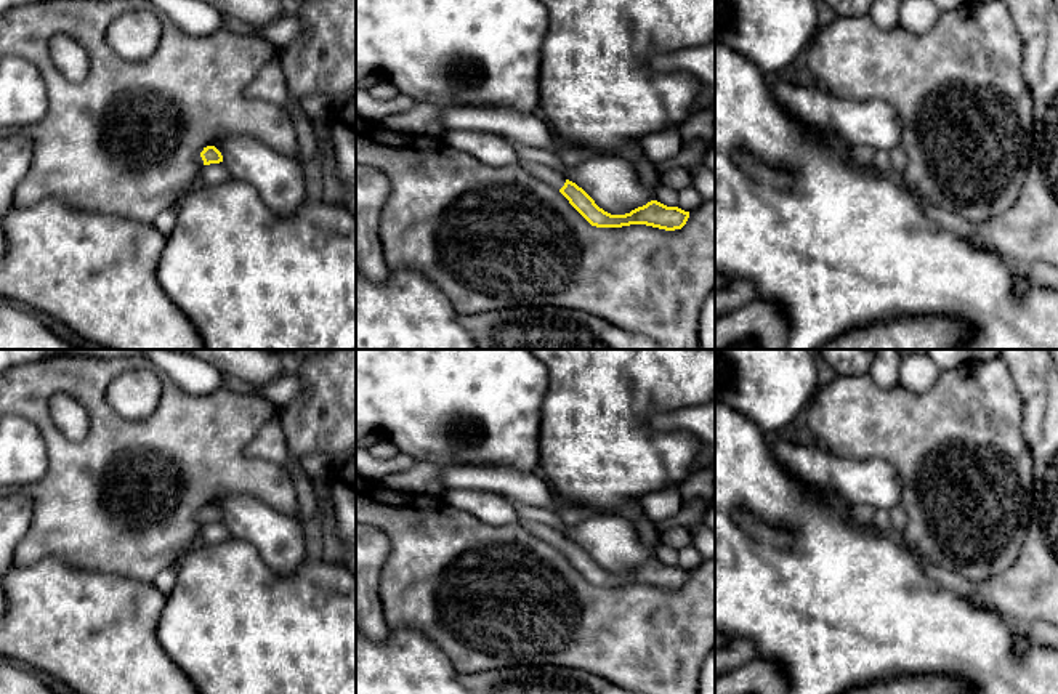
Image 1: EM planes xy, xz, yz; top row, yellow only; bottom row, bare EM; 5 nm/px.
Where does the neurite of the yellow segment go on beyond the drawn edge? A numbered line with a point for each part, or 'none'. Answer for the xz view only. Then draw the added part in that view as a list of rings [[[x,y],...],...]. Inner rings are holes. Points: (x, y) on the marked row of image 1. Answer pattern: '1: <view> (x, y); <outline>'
1: xz (544, 170); [[[518,160],[518,163],[531,175],[543,180],[550,186],[561,189],[566,183],[566,178],[548,162],[535,160]]]

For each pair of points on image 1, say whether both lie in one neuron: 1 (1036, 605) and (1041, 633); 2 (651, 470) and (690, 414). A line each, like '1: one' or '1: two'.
1: two
2: two

